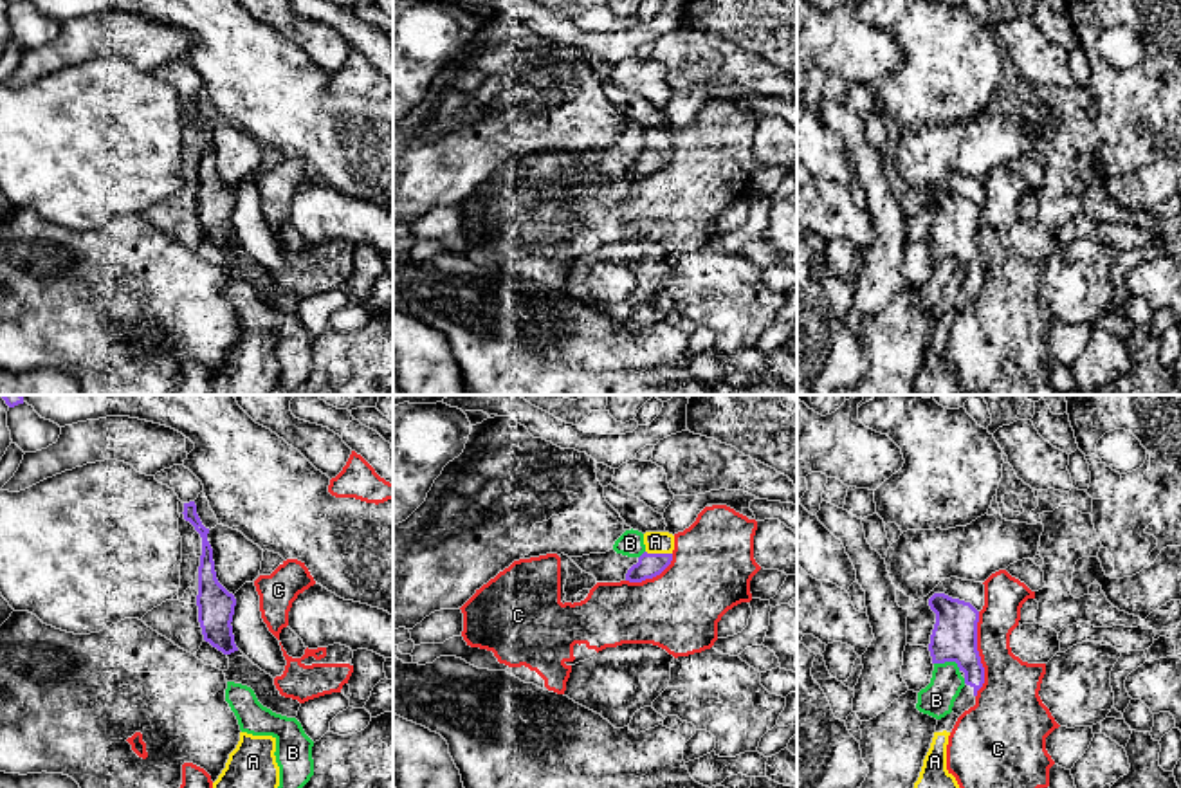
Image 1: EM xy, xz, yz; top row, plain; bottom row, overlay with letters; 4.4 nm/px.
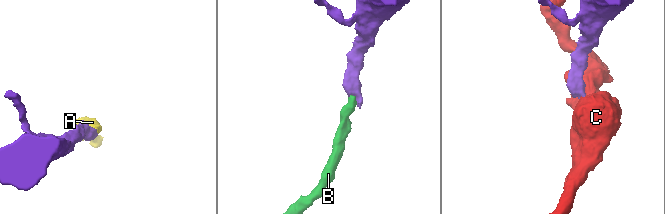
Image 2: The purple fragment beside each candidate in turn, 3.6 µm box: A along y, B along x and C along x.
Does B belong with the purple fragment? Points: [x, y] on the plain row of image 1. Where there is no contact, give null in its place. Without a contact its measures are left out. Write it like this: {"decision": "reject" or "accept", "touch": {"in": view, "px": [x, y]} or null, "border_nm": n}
{"decision": "reject", "touch": {"in": "yz", "px": [949, 256]}, "border_nm": 120}

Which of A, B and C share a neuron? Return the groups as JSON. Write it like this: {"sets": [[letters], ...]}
{"sets": [["A"], ["B"], ["C"]]}

